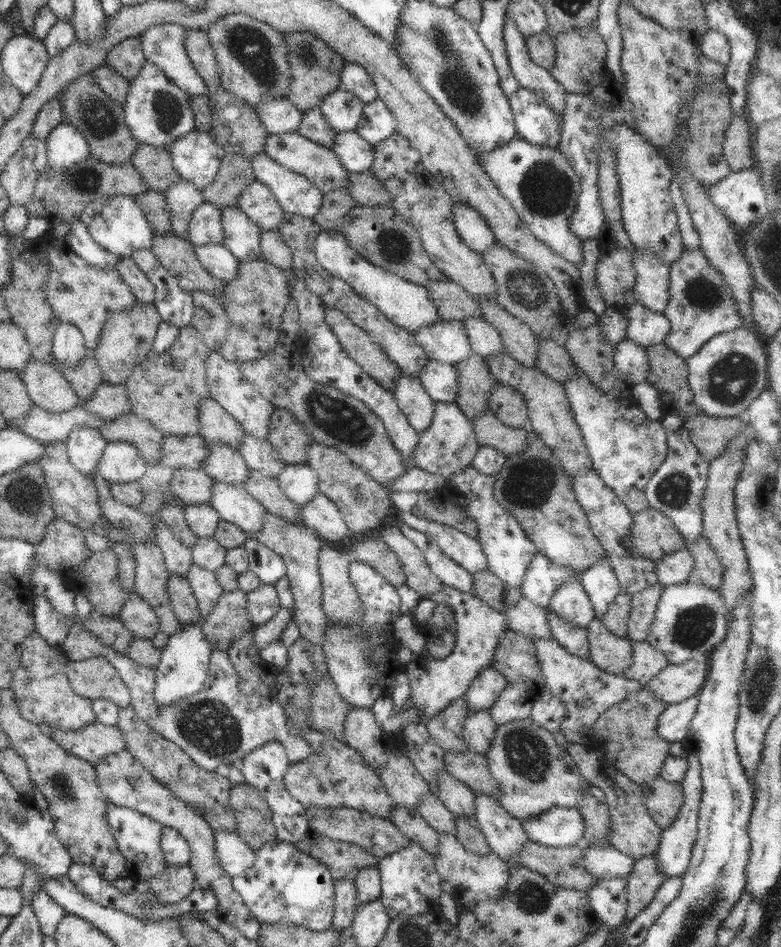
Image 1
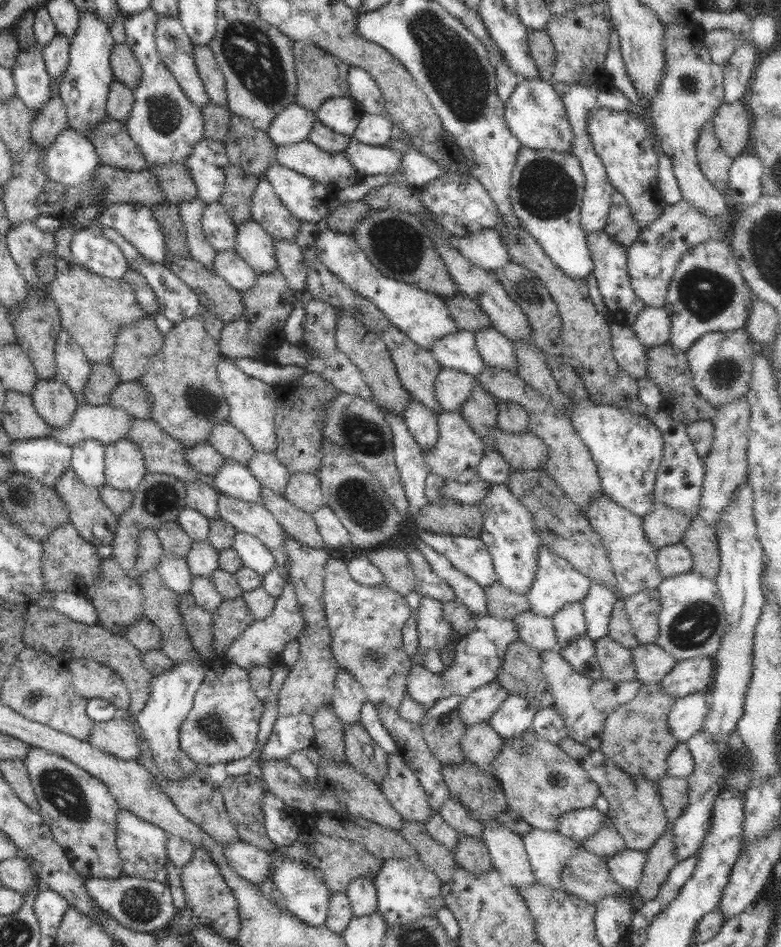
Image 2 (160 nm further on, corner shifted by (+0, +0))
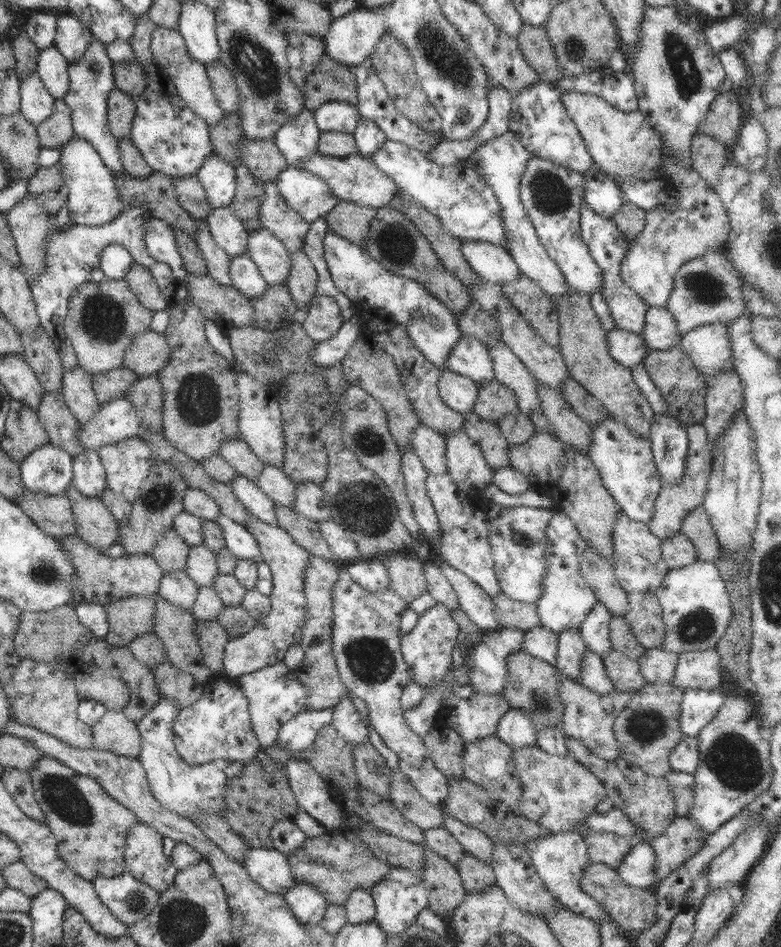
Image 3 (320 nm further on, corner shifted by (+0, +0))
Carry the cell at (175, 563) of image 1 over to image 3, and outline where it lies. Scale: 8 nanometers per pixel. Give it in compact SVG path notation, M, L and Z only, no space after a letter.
M184 569L173 570L160 579L159 595L174 606L191 611L199 586L187 575Z

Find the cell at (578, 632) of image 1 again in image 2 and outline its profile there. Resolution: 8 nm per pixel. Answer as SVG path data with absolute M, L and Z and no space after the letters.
M585 634L578 640L571 642L566 648L563 648L561 655L576 672L586 679L598 681L602 678L600 664L594 649L594 641L588 635Z

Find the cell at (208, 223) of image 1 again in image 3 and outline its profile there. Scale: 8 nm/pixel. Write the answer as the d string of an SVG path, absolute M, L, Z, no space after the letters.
M229 207L216 208L205 220L216 245L230 256L246 255L248 232Z

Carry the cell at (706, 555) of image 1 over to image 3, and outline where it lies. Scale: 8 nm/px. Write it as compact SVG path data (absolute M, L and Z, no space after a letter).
M703 505L697 506L684 517L679 532L692 541L698 559L715 562L721 553L721 544Z

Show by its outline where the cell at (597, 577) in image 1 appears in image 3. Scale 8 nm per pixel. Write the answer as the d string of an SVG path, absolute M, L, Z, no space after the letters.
M597 600L581 624L580 634L587 650L602 658L612 649L609 639L609 624L612 617L609 609Z

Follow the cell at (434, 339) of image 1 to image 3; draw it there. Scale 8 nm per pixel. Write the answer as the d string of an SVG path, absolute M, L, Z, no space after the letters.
M462 336L458 340L447 358L446 368L471 378L479 386L495 378L492 359L486 345L472 337Z

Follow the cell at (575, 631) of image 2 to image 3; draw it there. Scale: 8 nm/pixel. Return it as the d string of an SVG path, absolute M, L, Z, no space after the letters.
M567 628L558 633L559 641L555 668L574 682L580 681L581 660L587 651L580 629Z

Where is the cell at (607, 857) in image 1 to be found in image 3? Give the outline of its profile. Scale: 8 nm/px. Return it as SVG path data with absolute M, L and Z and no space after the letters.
M649 842L634 844L631 851L623 858L617 873L629 885L654 890L656 855Z

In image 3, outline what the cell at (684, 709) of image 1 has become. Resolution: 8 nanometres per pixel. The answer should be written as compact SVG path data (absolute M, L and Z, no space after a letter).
M688 688L688 690L683 690L678 726L684 736L695 737L700 733L714 720L726 698L727 696L718 689Z

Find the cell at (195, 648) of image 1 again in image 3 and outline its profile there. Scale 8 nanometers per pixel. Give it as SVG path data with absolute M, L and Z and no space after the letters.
M160 698L156 707L144 715L144 719L137 724L142 738L142 748L138 760L145 768L146 778L150 792L156 800L180 817L186 817L194 823L194 817L200 813L223 814L225 809L225 787L227 786L227 774L221 764L212 762L202 765L190 765L186 763L174 745L174 729L172 724L176 716L180 714L180 707L174 700Z

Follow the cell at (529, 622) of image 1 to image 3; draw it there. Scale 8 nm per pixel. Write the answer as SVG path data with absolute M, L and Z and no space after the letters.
M542 624L524 632L523 651L536 656L548 664L555 665L557 661L558 634Z

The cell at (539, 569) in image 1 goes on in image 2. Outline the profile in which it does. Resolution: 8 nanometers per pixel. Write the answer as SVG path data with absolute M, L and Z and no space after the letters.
M547 544L539 548L538 568L529 591L525 594L531 611L540 616L554 616L565 604L580 602L588 594L590 580L578 572L564 557L558 556Z

